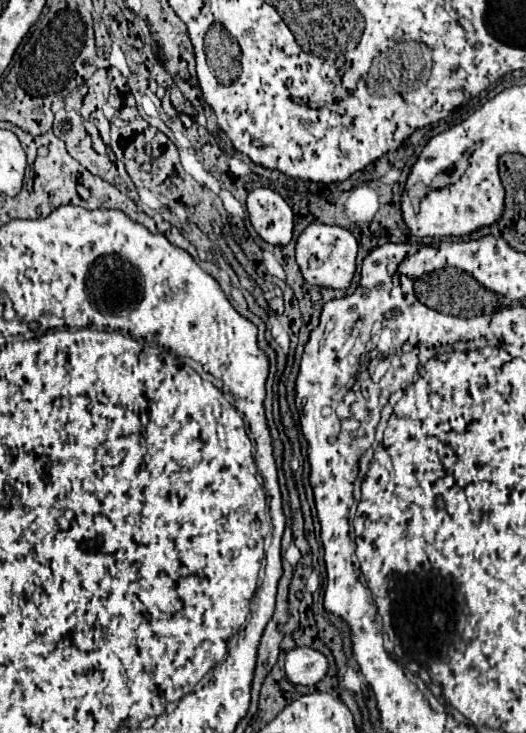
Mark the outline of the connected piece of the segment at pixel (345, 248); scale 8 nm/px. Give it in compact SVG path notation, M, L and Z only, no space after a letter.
M321 222L309 224L299 240L297 240L297 264L301 268L303 278L311 286L323 286L333 290L347 290L351 286L353 274L355 274L355 260L357 260L357 240L353 234L341 226L327 226Z

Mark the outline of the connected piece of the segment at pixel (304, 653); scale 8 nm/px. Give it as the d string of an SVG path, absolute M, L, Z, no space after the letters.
M295 648L287 652L285 672L293 684L317 684L329 670L327 656L315 648Z

